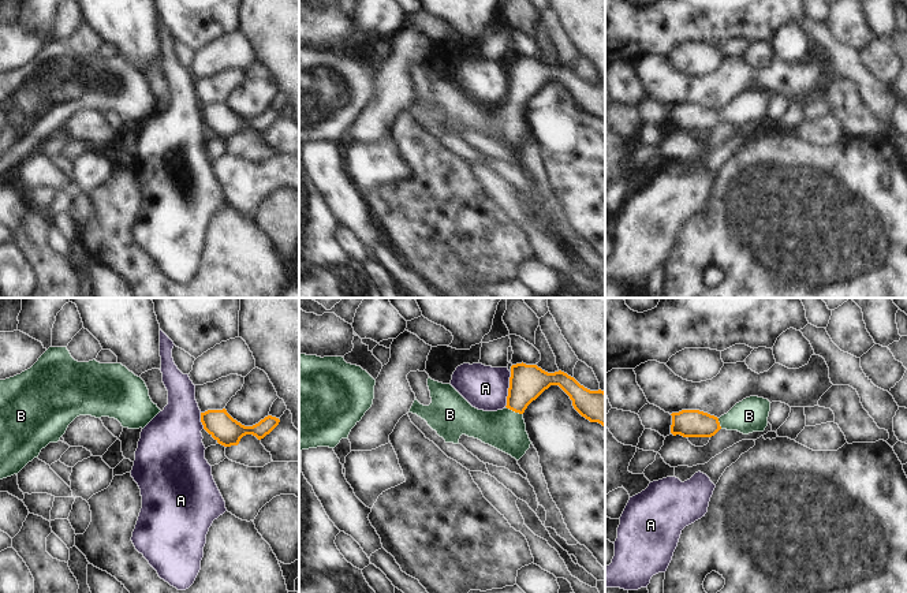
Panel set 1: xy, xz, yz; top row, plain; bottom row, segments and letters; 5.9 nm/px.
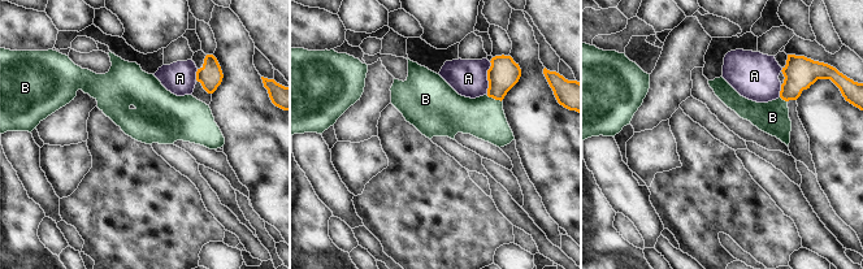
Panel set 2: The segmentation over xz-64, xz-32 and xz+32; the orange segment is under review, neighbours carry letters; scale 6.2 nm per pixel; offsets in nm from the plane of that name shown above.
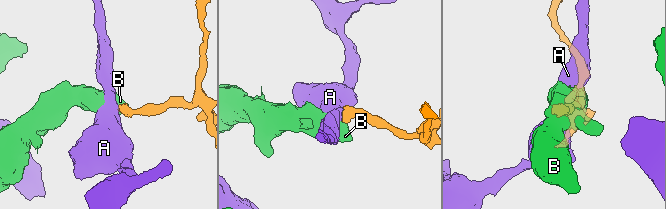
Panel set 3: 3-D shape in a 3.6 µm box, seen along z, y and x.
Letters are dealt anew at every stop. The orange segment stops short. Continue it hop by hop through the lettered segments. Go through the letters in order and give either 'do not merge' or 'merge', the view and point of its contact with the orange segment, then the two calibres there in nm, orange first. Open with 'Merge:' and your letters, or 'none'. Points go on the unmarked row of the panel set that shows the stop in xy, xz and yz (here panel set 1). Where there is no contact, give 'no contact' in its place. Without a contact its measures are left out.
Merge: B
A: do not merge; contact xz (508, 84); calibres 200 and 260 nm
B: merge; contact xz (514, 104); calibres 200 and 240 nm

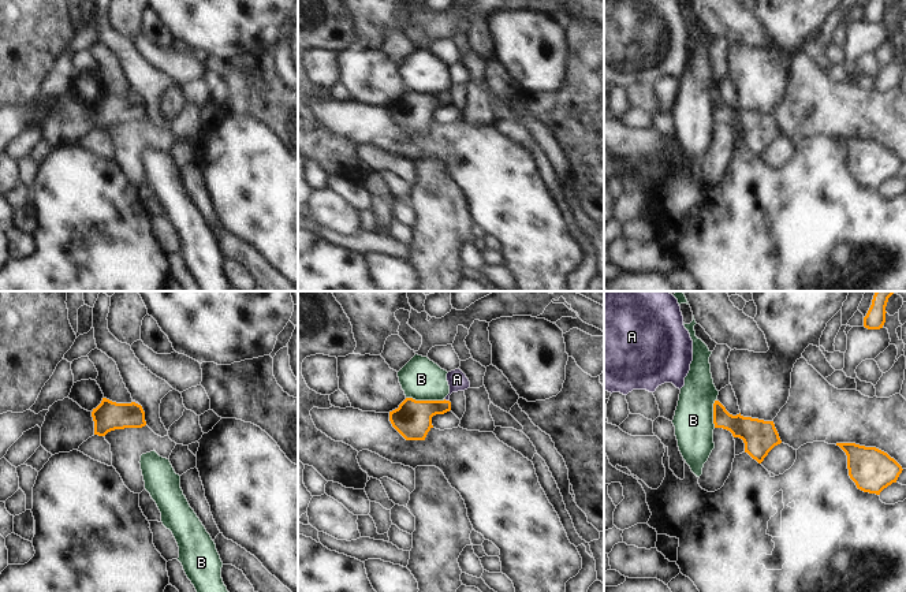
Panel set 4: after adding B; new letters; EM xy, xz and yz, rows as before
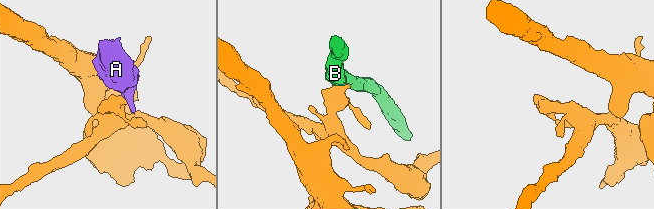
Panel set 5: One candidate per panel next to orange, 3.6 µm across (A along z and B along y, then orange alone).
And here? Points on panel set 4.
Merge: A
A: merge; contact xz (447, 95); calibres 220 and 110 nm
B: do not merge; contact xz (425, 95); calibres 220 and 240 nm

